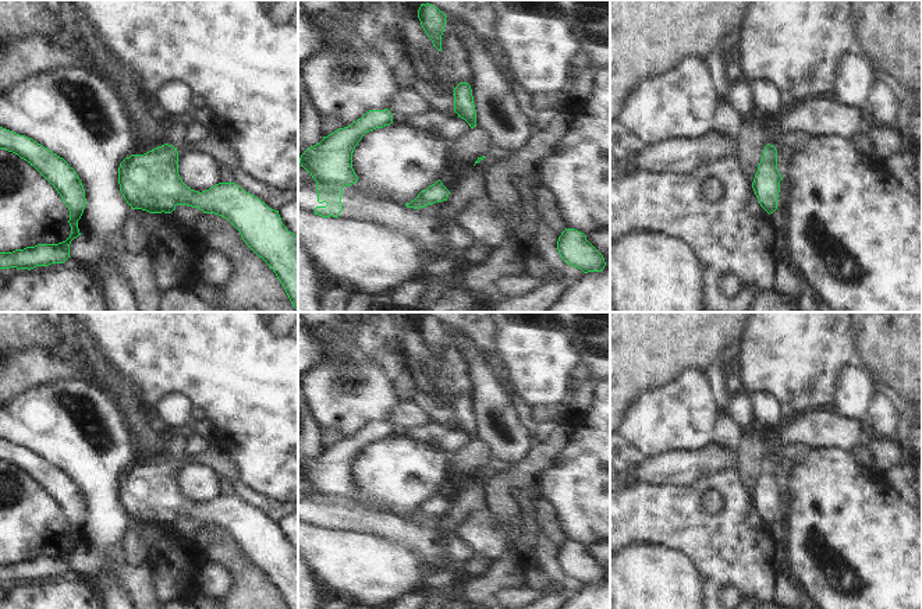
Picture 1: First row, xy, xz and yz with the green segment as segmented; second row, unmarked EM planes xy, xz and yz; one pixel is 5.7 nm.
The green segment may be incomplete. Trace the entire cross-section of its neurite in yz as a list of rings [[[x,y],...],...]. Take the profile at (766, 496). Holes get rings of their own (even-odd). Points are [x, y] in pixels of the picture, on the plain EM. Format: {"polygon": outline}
{"polygon": [[[767,456],[758,478],[752,500],[760,518],[770,527],[777,521],[781,486],[777,482],[777,463]]]}

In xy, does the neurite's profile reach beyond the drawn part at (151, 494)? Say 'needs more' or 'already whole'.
already whole

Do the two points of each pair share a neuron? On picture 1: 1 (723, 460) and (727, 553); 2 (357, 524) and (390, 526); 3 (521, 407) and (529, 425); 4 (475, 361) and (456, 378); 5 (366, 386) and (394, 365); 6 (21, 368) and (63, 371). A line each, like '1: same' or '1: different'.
1: different
2: same
3: same
4: different
5: different
6: same

